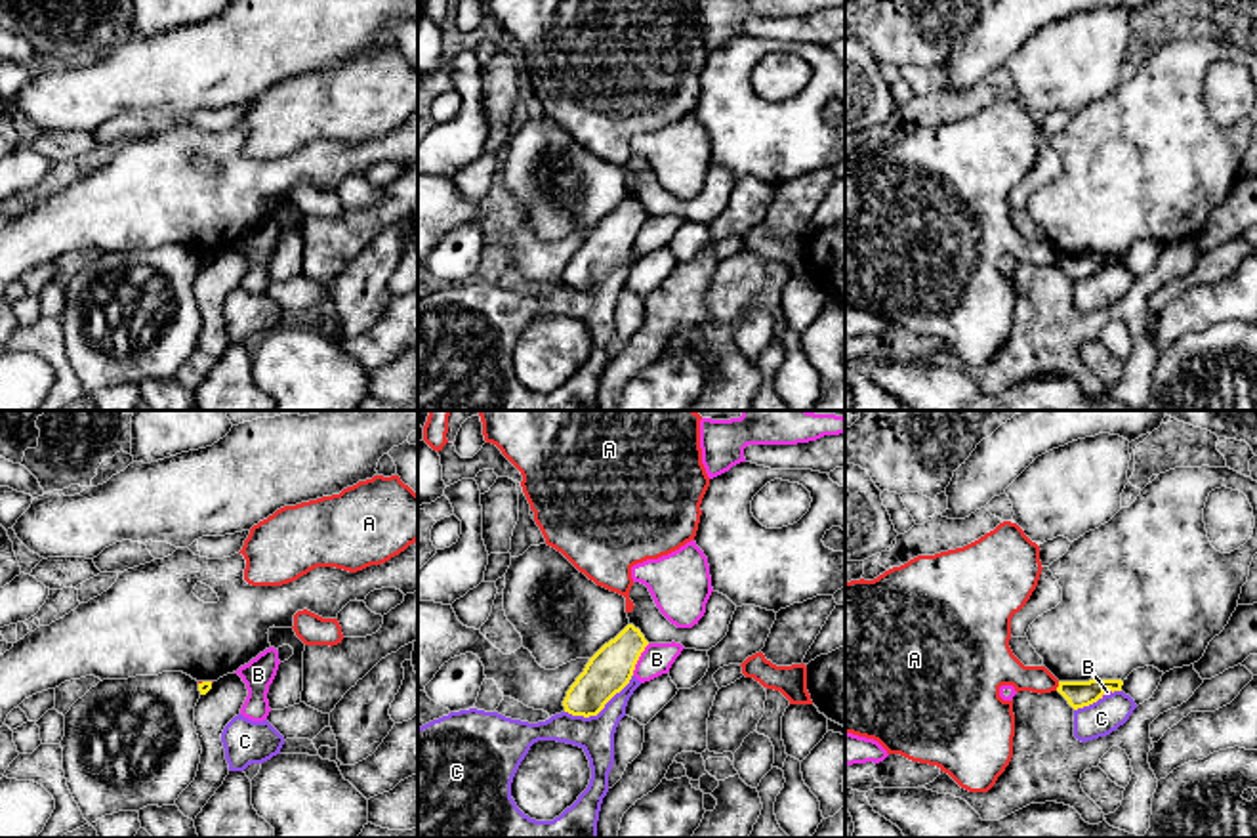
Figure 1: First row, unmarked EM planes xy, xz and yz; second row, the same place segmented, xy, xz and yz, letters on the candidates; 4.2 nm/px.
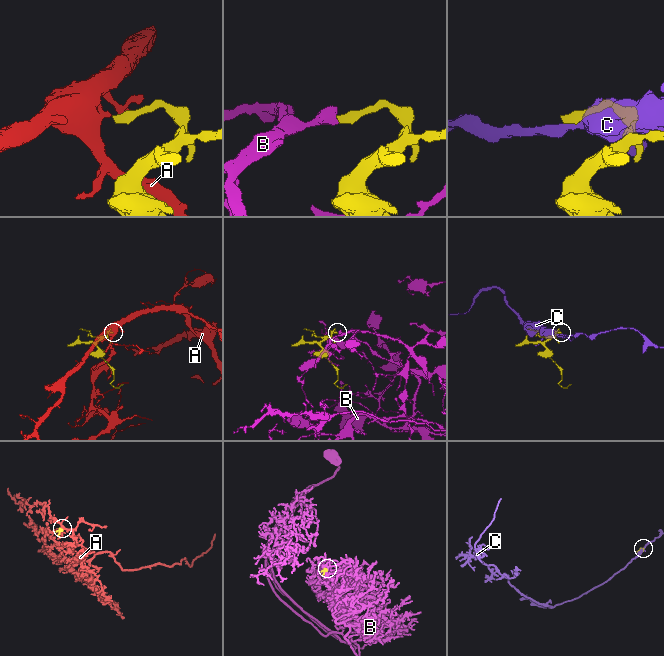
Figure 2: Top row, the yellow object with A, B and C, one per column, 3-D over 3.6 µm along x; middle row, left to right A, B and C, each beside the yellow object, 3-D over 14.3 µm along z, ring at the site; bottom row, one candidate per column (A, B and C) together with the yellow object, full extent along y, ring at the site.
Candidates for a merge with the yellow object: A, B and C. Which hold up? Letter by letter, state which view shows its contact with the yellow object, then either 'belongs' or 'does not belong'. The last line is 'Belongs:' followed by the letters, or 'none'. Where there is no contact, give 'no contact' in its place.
A: contact in yz; does not belong
B: contact in xz; does not belong
C: contact in xz; does not belong
Belongs: none

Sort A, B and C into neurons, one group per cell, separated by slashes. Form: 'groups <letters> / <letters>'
groups A / B / C

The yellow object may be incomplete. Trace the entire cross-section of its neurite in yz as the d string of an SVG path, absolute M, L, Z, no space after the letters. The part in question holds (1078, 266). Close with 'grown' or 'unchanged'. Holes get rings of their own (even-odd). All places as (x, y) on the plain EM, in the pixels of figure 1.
M1122 252L1059 254L1057 263L1078 283L1102 271L1104 263L1122 263Z; unchanged

